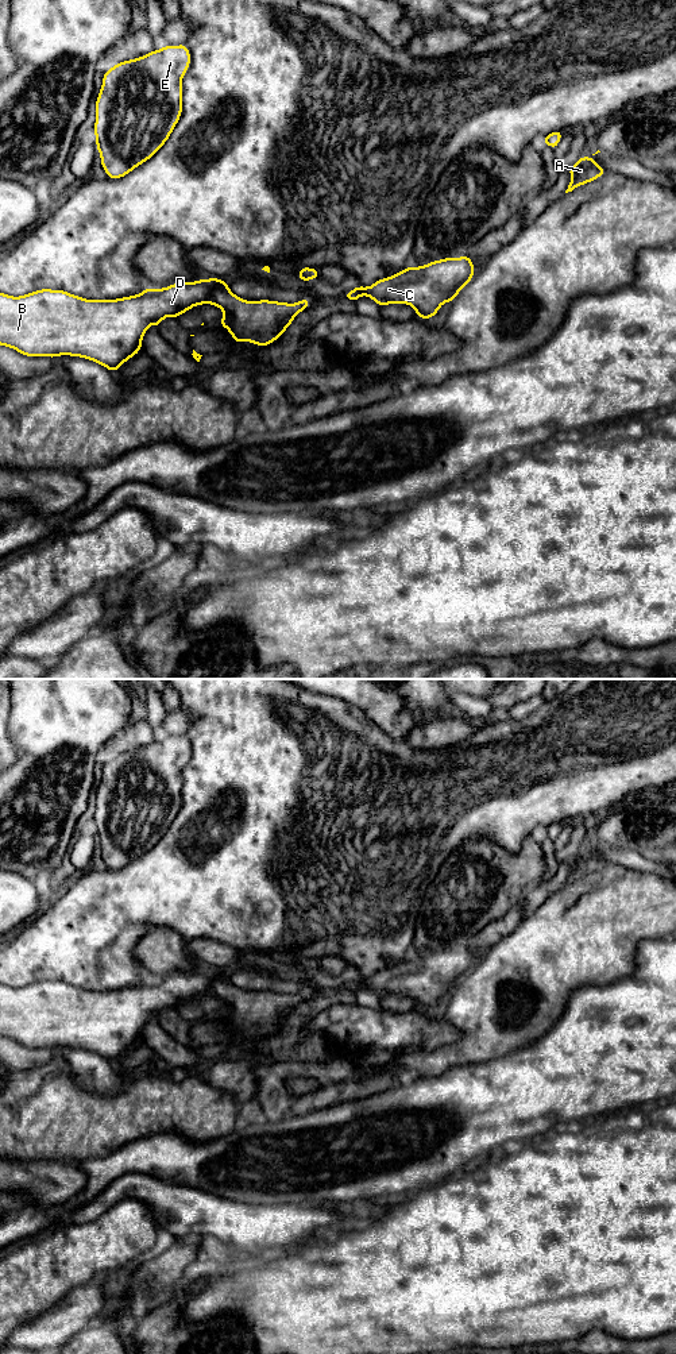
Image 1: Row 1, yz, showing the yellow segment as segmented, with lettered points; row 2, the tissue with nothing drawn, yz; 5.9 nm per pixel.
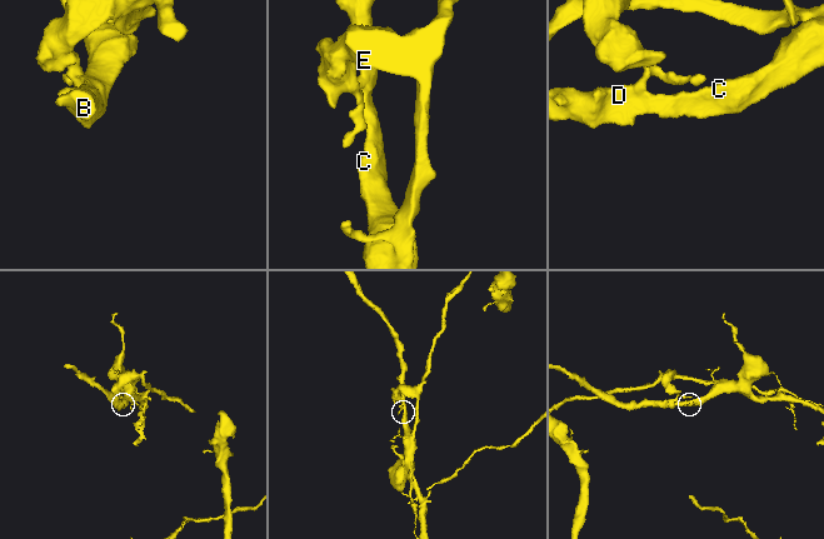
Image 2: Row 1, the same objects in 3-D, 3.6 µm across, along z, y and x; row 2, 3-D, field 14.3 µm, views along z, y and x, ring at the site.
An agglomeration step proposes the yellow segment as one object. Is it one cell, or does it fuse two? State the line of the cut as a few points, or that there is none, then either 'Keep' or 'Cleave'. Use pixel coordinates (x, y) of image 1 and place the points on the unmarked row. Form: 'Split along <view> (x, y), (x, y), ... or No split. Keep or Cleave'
Split along yz (207, 971), (213, 980), (227, 980). Cleave

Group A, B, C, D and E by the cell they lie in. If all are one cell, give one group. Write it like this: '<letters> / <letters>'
A B C D / E

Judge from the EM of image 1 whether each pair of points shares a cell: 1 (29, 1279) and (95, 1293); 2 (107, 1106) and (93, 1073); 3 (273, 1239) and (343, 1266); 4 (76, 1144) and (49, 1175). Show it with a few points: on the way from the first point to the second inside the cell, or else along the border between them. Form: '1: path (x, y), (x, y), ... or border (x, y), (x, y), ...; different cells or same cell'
1: border (104, 1276), (74, 1287), (50, 1308); different cells
2: border (76, 1080), (91, 1092), (119, 1092); different cells
3: border (321, 1237), (261, 1256); different cells
4: border (29, 1160), (72, 1162); different cells

